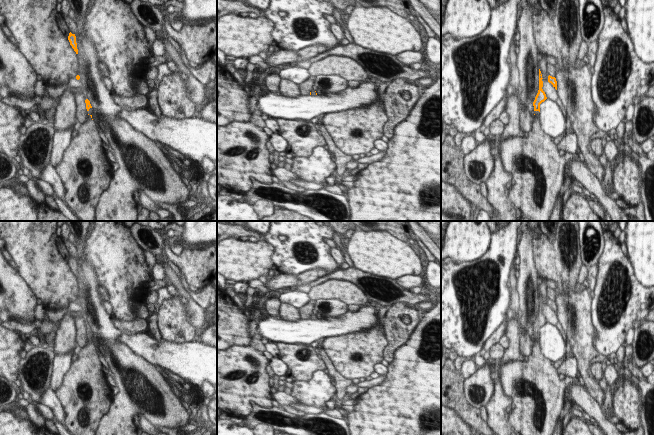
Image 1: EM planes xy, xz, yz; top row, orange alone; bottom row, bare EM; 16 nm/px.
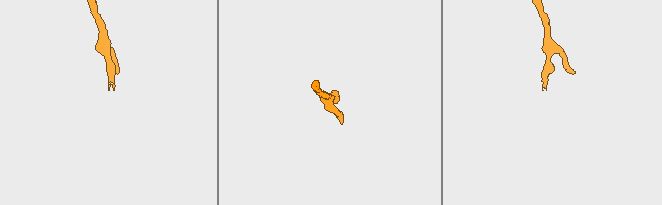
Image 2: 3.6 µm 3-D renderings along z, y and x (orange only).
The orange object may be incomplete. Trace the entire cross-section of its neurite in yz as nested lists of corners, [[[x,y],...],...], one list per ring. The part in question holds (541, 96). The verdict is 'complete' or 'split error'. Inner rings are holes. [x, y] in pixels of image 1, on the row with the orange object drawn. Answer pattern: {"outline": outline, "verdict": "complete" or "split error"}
{"outline": [[[539,69],[539,90],[533,102],[534,120],[532,130],[528,138],[509,138],[502,142],[501,145],[492,149],[496,154],[500,152],[503,159],[505,170],[513,174],[513,184],[509,189],[509,196],[514,203],[516,209],[522,211],[530,221],[550,221],[553,208],[559,197],[561,186],[564,183],[567,167],[575,161],[576,157],[580,157],[580,153],[566,152],[563,156],[559,155],[557,145],[551,140],[551,137],[542,131],[539,119],[540,104],[547,97],[543,91],[542,74]]], "verdict": "split error"}

